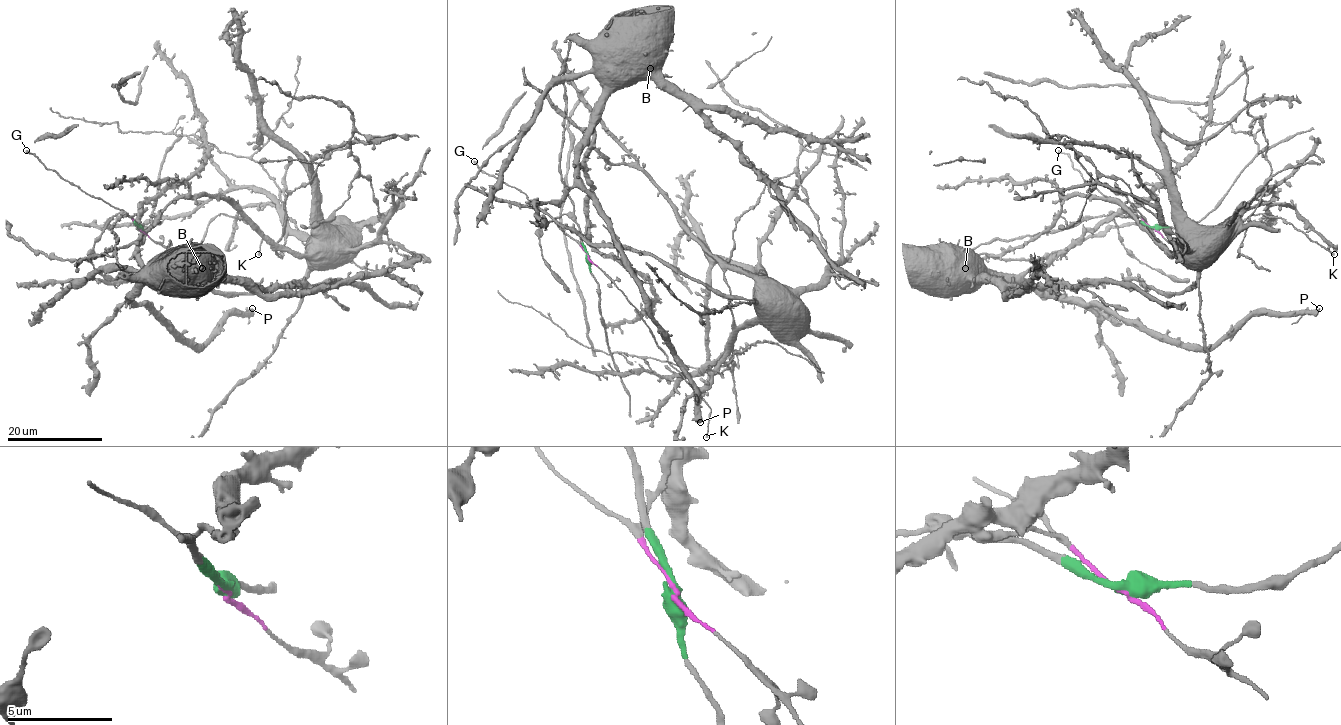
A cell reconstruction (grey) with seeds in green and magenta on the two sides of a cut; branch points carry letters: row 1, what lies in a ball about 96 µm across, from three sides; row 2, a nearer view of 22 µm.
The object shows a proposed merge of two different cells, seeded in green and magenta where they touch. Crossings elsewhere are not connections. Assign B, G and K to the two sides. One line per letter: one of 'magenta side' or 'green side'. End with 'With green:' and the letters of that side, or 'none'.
B: green side
G: magenta side
K: magenta side
With green: B

